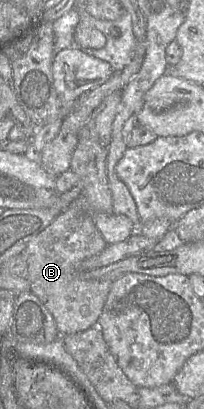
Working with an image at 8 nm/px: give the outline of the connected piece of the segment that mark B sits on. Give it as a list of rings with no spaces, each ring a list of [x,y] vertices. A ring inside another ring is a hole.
[[[122,91],[108,95],[93,111],[79,132],[70,169],[82,182],[80,195],[44,230],[34,236],[23,253],[27,261],[26,278],[30,291],[50,311],[59,336],[82,332],[97,325],[113,281],[86,280],[79,277],[80,263],[100,253],[107,243],[96,227],[95,213],[113,213],[112,194],[107,174],[108,146],[112,139],[113,121],[122,100]]]

